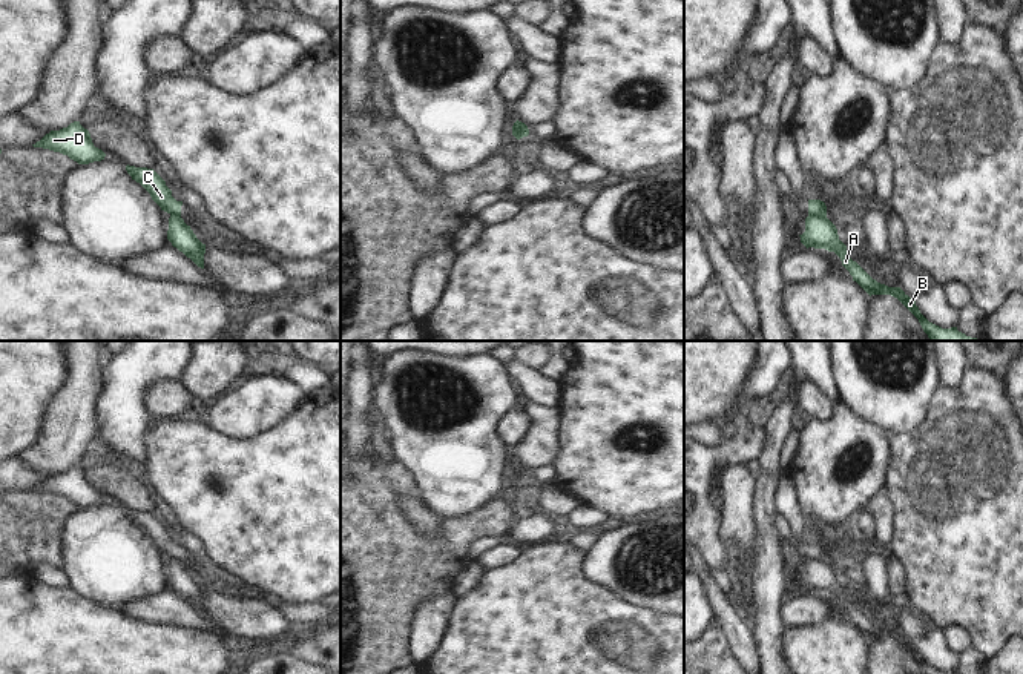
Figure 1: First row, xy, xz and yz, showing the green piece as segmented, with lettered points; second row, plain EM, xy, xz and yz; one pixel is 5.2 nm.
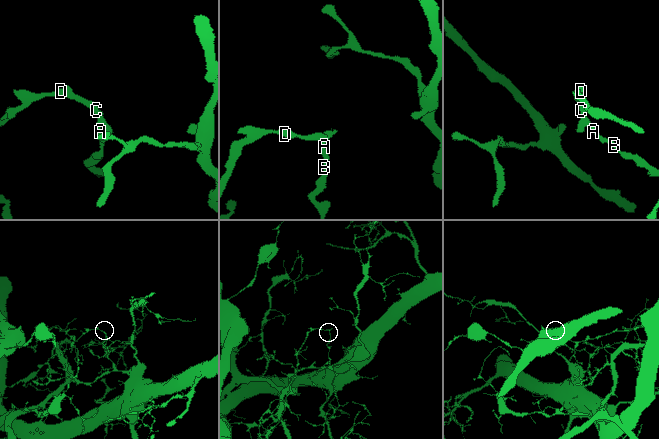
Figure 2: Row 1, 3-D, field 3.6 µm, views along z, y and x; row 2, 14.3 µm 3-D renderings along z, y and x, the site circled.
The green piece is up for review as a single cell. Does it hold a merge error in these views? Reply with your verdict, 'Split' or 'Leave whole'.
Split.

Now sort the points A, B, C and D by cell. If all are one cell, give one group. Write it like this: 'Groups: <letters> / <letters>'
Groups: A B / C D.

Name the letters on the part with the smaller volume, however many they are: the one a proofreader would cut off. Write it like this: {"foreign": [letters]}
{"foreign": ["C", "D"]}

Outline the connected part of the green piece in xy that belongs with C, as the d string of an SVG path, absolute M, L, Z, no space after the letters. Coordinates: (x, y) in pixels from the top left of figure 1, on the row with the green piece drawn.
M126 166L127 173L140 183L152 197L152 200L161 207L161 210L181 216L183 201L176 201L172 197L172 190L166 186L166 181L153 170L147 167Z

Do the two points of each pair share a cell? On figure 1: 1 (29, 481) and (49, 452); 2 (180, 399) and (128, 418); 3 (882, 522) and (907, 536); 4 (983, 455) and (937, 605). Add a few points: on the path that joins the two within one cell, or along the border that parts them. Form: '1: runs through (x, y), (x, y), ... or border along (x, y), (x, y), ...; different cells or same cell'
1: border along (17, 456), (26, 465), (49, 475); different cells
2: border along (167, 381), (148, 387), (148, 415); different cells
3: border along (887, 493), (893, 507), (891, 544); different cells
4: runs through (983, 492), (983, 545), (962, 568); same cell

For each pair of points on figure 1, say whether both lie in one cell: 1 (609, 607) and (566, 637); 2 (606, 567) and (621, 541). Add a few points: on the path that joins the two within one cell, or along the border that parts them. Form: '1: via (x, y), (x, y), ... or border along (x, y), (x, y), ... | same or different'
1: via (598, 617), (577, 637) | same
2: via (612, 561), (621, 547) | same

